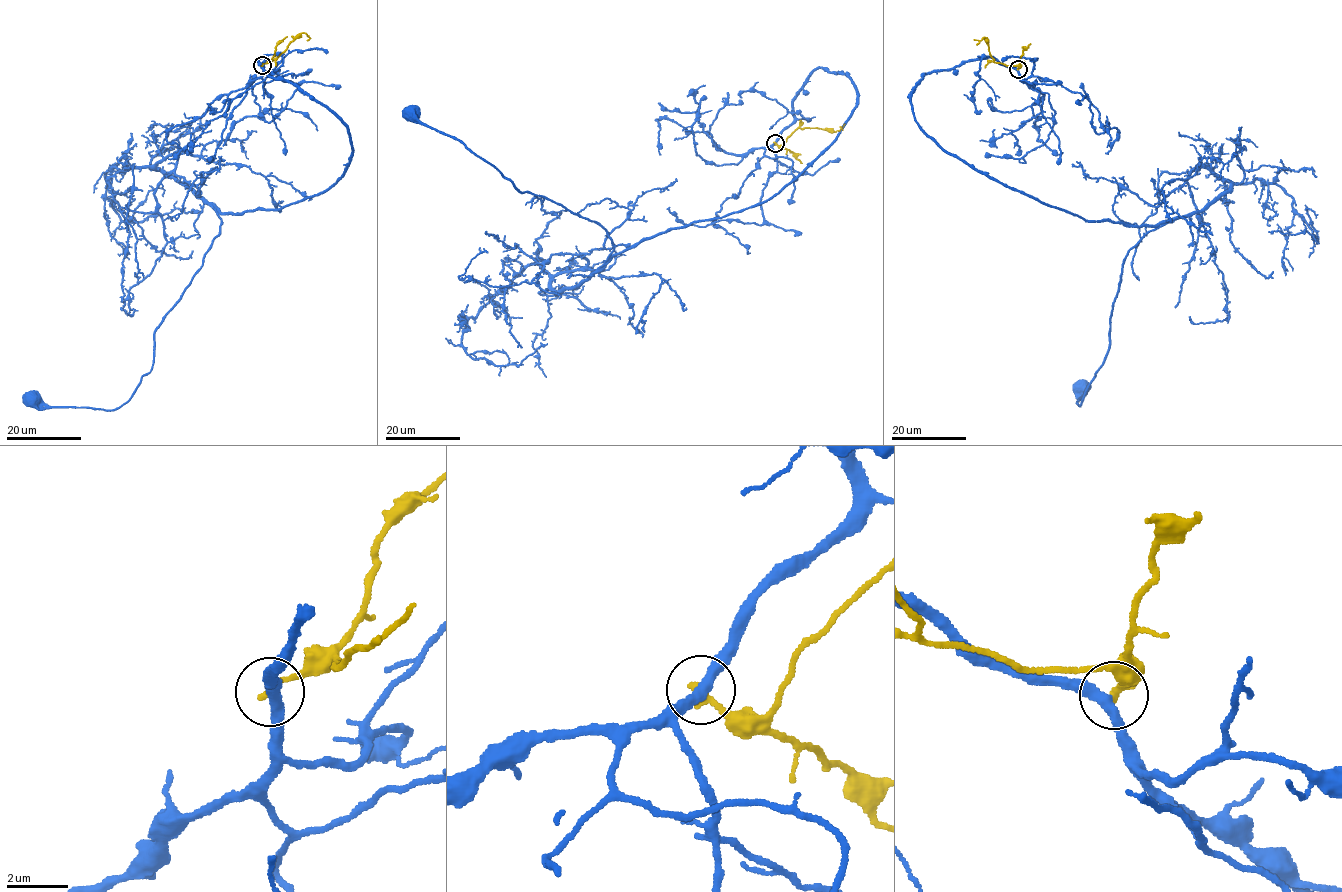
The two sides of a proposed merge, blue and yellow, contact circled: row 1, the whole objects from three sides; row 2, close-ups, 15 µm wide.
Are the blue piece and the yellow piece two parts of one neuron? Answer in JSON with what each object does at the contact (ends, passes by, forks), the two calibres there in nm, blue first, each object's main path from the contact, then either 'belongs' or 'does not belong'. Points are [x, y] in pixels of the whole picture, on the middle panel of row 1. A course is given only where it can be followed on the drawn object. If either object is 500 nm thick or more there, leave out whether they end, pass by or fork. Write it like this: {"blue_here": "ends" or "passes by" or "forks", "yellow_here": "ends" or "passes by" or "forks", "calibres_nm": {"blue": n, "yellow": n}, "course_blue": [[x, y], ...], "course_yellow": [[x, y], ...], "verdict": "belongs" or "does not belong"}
{"blue_here": "passes by", "yellow_here": "ends", "calibres_nm": {"blue": 320, "yellow": 240}, "course_blue": [[775, 143], [814, 70], [848, 75], [853, 110], [783, 188], [611, 255], [604, 228], [520, 192], [412, 114]], "course_yellow": [[775, 143], [782, 146], [800, 128], [818, 127], [834, 132], [842, 129], [840, 126]], "verdict": "does not belong"}

